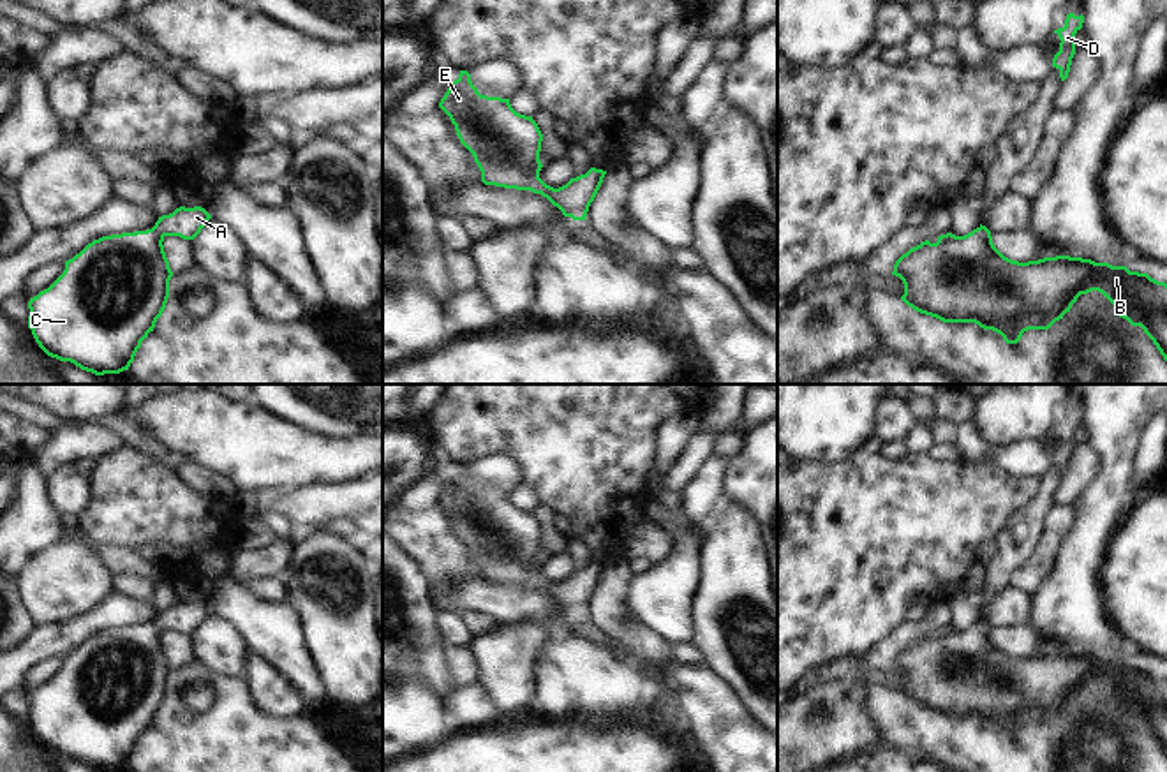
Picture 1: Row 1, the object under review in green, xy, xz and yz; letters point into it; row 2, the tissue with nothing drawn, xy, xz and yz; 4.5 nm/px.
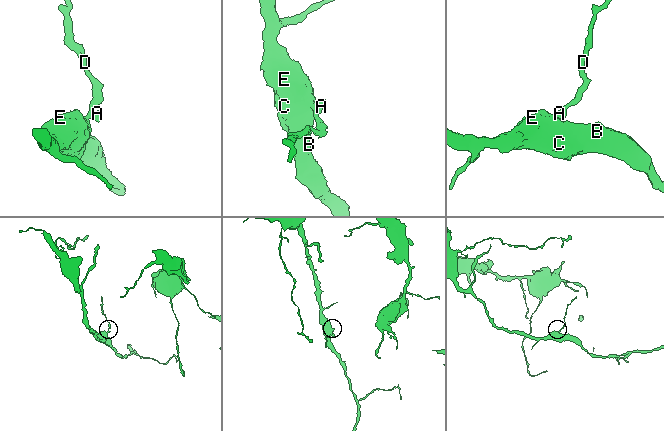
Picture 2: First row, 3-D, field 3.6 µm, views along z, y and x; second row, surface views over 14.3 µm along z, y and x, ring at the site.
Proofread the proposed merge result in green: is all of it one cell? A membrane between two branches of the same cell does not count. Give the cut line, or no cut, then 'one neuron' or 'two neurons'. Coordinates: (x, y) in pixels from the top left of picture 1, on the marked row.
no cut | one neuron

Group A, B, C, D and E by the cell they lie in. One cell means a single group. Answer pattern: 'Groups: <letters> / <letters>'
Groups: A B C D E

